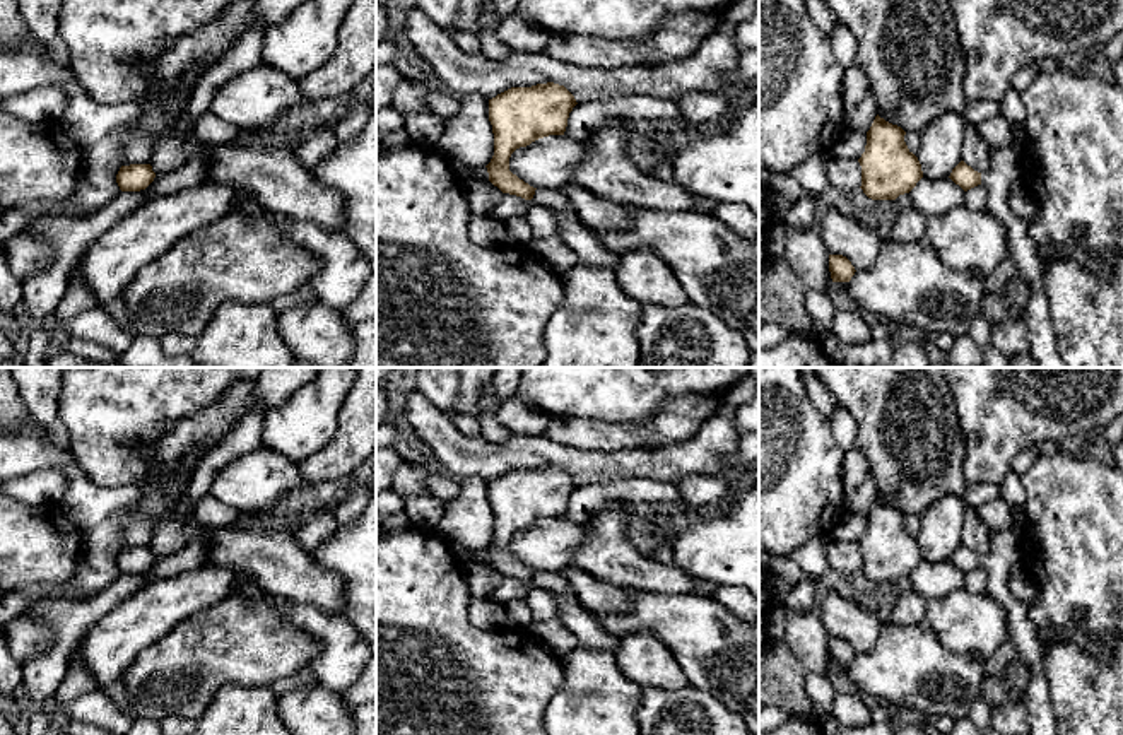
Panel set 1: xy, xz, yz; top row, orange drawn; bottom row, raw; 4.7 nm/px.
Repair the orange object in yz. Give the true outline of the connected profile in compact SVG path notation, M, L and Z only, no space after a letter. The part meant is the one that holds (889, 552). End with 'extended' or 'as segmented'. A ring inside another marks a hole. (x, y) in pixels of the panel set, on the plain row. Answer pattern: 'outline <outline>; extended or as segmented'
outline M875 499L867 514L861 549L861 573L872 583L896 583L909 576L923 561L918 540L904 525L906 514Z; as segmented

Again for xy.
outline M150 547L121 549L116 557L116 566L121 574L145 573L156 561Z; as segmented

